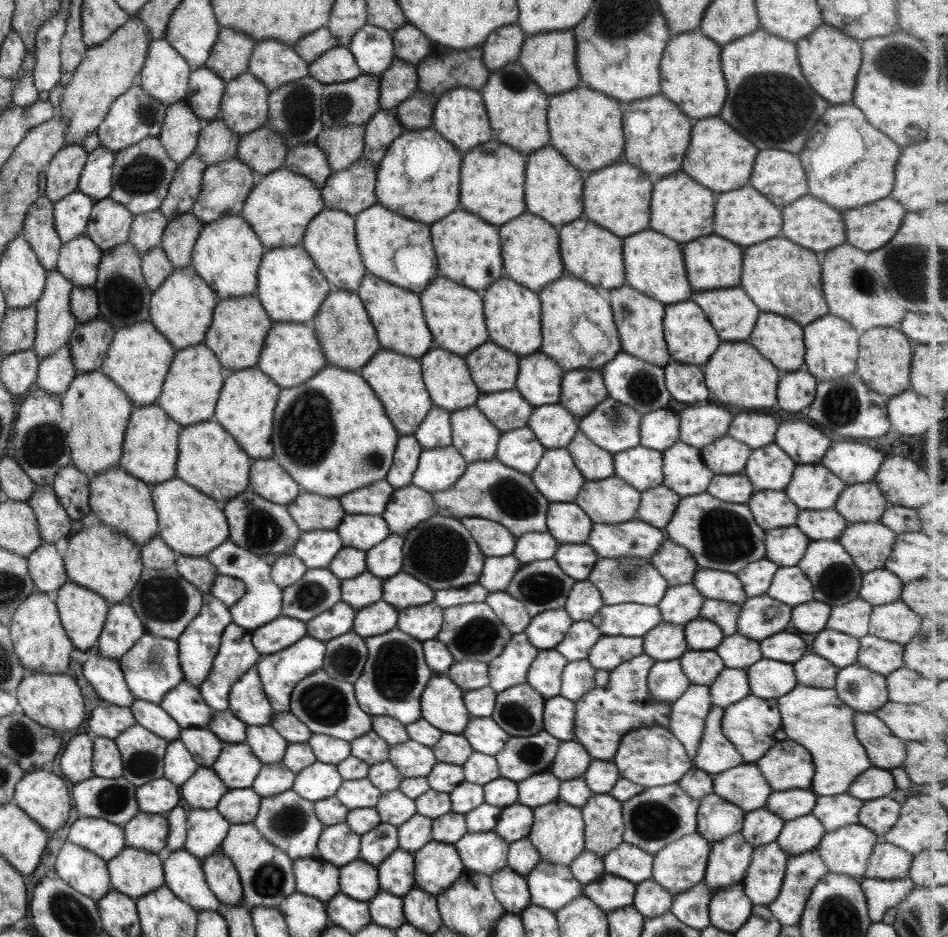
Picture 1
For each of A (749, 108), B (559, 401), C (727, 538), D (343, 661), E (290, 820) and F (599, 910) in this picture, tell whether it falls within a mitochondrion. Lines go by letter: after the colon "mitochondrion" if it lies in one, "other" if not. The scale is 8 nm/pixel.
A: mitochondrion
B: other
C: mitochondrion
D: mitochondrion
E: mitochondrion
F: other

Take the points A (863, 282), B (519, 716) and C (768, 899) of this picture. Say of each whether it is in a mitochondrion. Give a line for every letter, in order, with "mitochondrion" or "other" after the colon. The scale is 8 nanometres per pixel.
A: mitochondrion
B: mitochondrion
C: other

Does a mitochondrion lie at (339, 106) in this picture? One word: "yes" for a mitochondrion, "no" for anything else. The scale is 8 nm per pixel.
yes

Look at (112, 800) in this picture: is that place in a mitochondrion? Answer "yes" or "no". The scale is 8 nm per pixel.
yes

